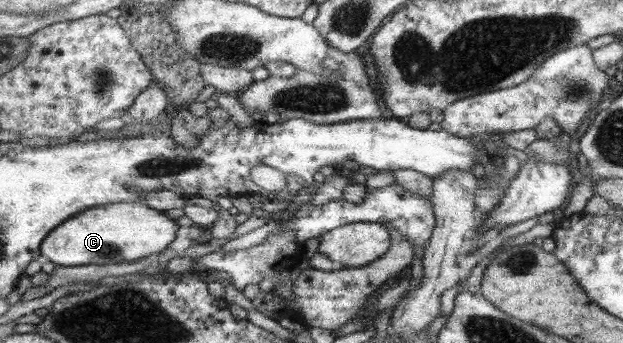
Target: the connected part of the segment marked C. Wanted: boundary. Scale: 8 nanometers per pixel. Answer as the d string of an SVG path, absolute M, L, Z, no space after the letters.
M111 203L87 209L58 226L43 241L41 255L43 259L64 267L135 262L170 247L178 227L176 219L146 203Z

